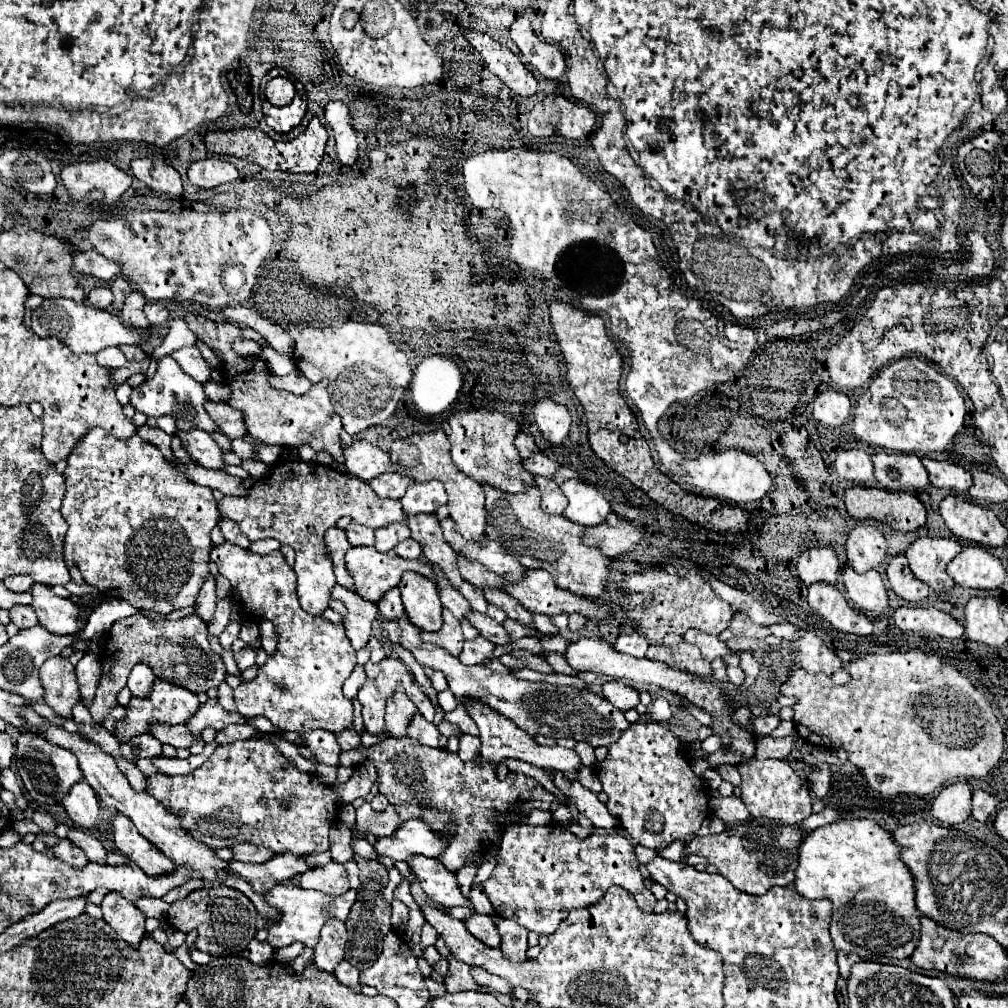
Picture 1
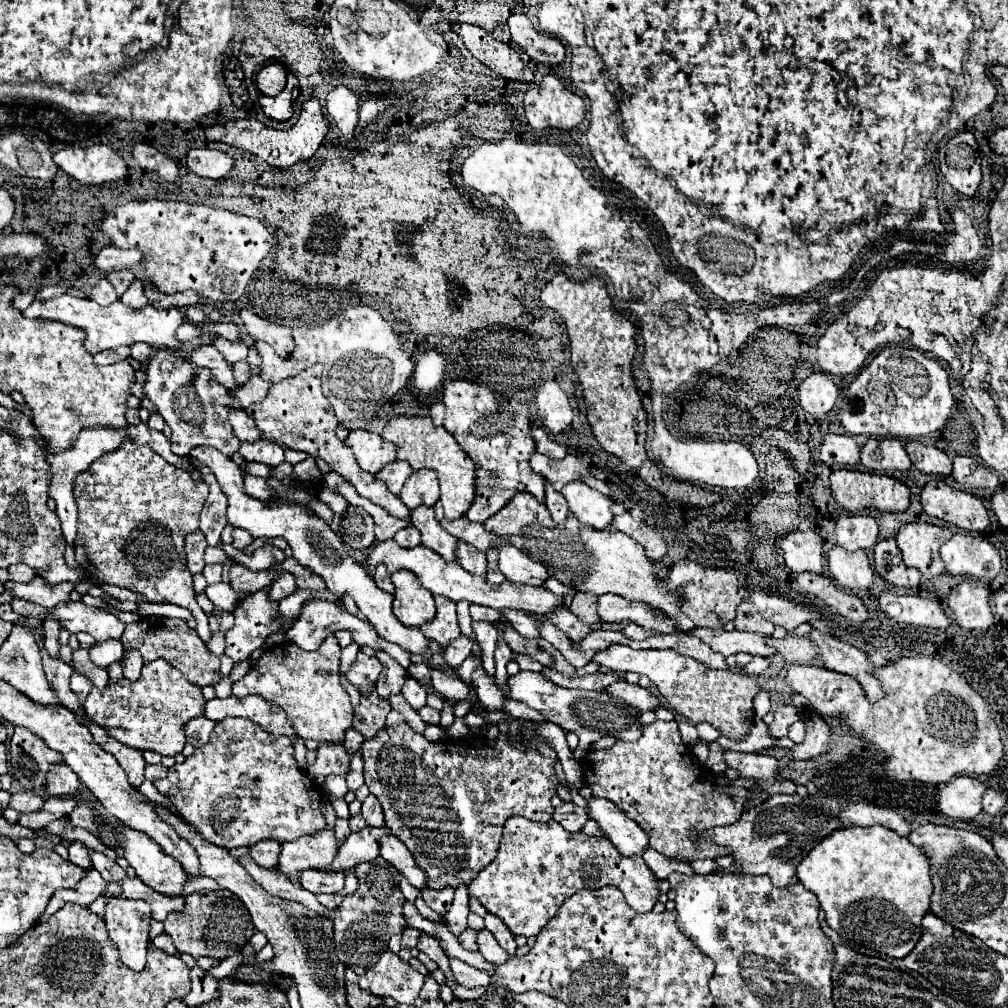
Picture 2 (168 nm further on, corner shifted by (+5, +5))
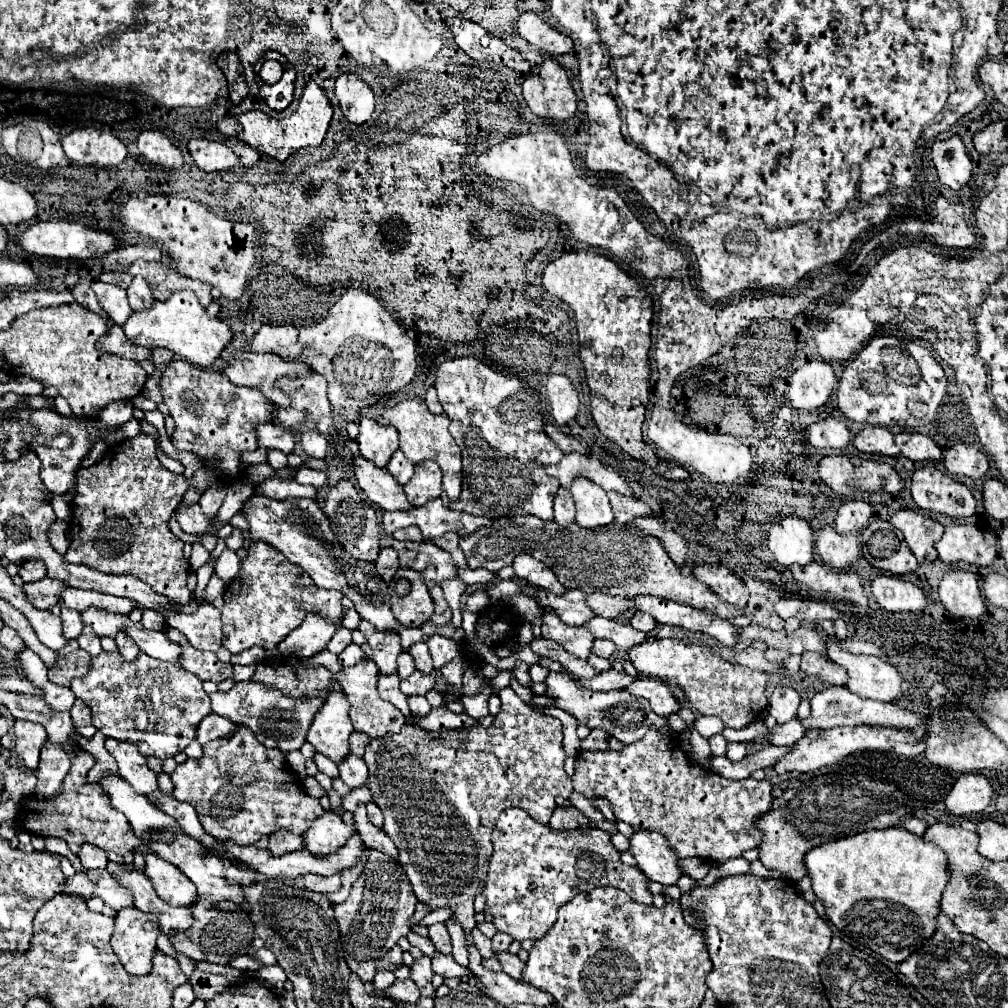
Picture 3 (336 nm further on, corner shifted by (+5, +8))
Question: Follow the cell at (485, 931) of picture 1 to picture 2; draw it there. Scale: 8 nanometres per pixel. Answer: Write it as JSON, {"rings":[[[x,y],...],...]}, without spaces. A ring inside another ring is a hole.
{"rings":[[[482,929],[478,931],[478,951],[486,957],[486,961],[494,963],[494,965],[500,965],[500,963],[506,963],[510,959],[510,955],[496,943],[494,935],[488,931],[488,929]]]}

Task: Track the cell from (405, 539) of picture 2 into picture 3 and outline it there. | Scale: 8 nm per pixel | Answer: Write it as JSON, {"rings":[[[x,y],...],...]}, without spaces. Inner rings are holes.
{"rings":[[[408,526],[408,528],[396,530],[396,532],[394,532],[394,538],[396,538],[396,540],[420,540],[420,538],[424,538],[424,536],[422,536],[420,528]]]}

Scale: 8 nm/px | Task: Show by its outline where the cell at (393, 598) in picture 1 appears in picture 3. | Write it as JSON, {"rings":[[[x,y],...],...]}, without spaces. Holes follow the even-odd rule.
{"rings":[[[382,548],[380,550],[380,556],[378,560],[374,562],[376,564],[376,570],[380,574],[380,578],[390,584],[396,576],[396,570],[398,570],[398,556],[396,556],[396,550],[394,548]]]}

